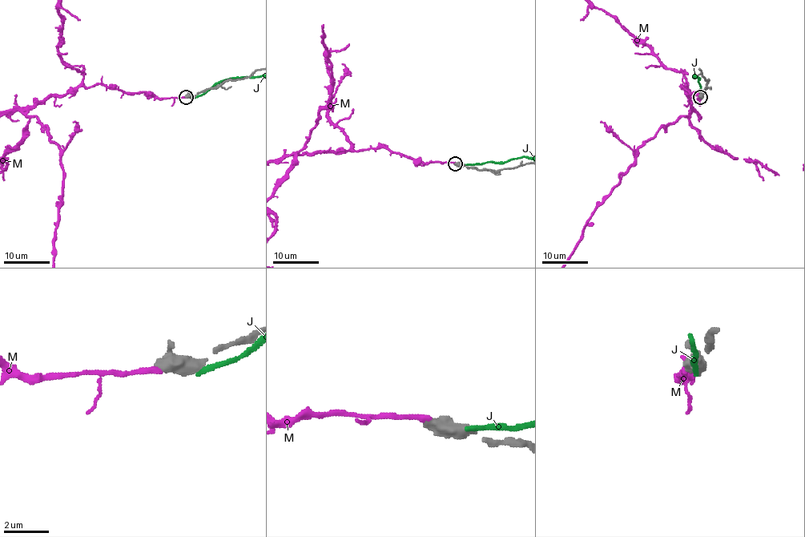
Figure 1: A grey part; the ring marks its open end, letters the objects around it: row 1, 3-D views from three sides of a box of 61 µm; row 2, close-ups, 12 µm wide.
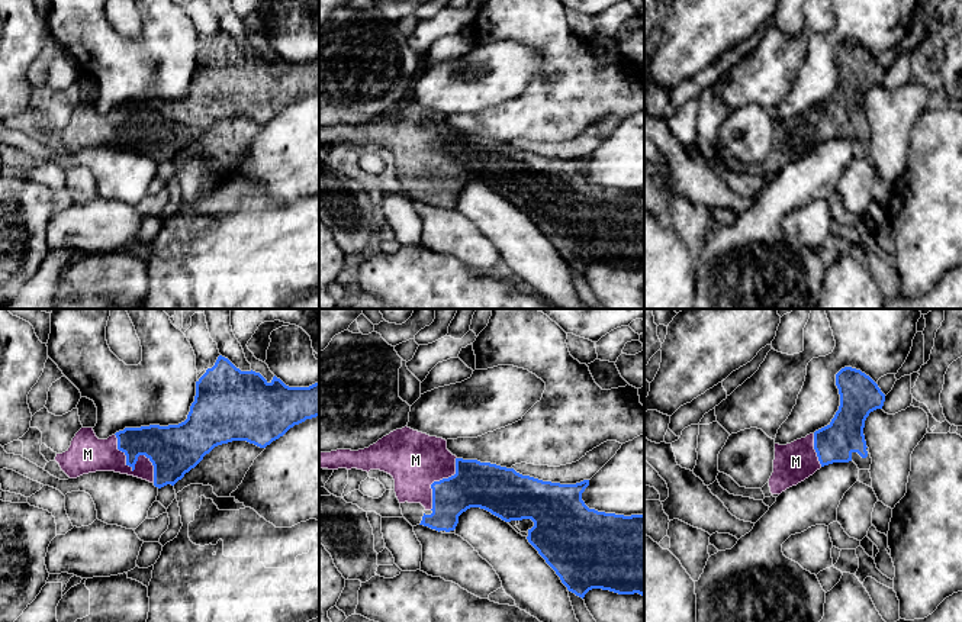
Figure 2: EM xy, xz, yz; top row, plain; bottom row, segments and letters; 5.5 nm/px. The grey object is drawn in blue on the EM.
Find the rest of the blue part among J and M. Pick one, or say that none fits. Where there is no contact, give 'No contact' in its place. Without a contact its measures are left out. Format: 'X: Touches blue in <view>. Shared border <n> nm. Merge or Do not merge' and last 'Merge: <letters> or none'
J: No contact. Do not merge
M: Touches blue in xy. Shared border 340 nm. Merge
Merge: M

